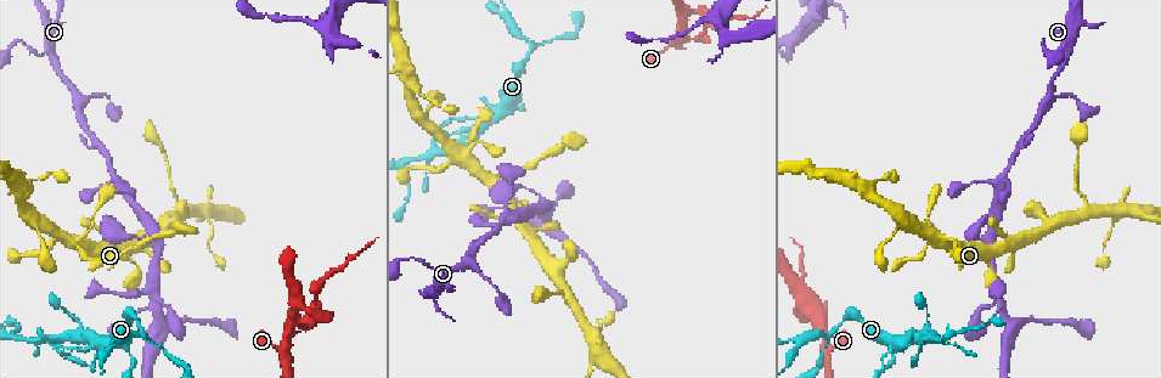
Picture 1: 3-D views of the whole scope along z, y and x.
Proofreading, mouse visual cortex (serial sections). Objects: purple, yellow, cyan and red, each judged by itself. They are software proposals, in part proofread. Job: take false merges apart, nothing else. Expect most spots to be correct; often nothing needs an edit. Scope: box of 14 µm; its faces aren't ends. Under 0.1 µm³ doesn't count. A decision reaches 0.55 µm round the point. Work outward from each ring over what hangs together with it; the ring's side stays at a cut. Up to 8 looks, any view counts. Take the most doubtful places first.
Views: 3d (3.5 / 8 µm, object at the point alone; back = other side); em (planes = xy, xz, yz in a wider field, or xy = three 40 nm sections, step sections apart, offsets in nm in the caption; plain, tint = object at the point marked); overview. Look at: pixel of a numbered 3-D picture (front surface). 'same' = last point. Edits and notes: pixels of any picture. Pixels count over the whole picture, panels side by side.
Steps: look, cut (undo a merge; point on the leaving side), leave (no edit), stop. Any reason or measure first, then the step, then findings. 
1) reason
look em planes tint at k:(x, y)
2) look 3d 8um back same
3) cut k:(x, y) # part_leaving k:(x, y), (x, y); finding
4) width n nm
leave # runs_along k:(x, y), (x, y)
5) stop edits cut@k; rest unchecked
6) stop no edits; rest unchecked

arms part here
look 3d 3.5um at 1:(532, 48)

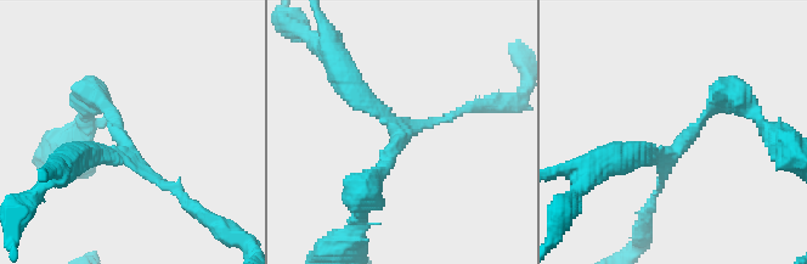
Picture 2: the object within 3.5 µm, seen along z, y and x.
arms 3; arm_widths 100, 200, 350 nm
look em xy step 3 tint at 2:(402, 130)

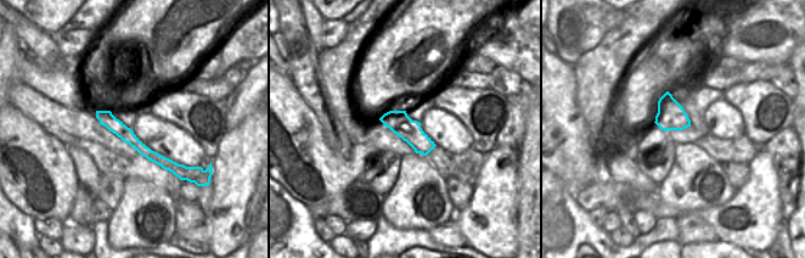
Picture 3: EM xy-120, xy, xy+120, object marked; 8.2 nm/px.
width 180 nm
leave # runs_along 2:(720, 99), (673, 155), (611, 158); all the same cell

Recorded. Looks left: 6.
abrupt turn
look 3d 3.5um back at 1:(427, 265)

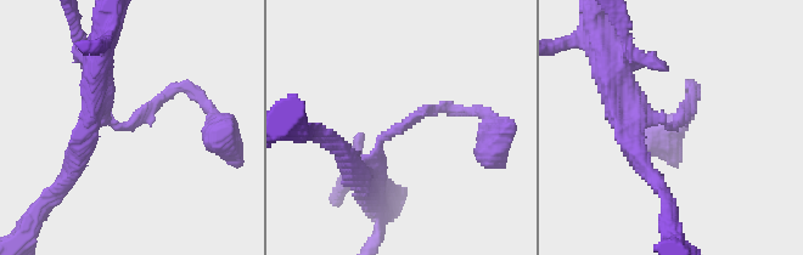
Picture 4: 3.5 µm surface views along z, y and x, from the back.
look em xy step 2 tint at 4:(676, 127)

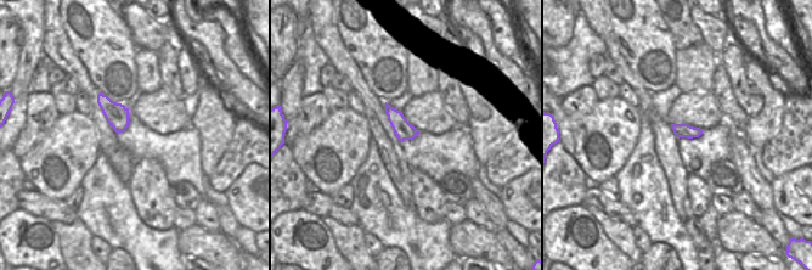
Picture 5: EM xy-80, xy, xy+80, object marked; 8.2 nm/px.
leave # continuous, no second cell

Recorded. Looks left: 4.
look 3d 3.5um at 1:(820, 321)

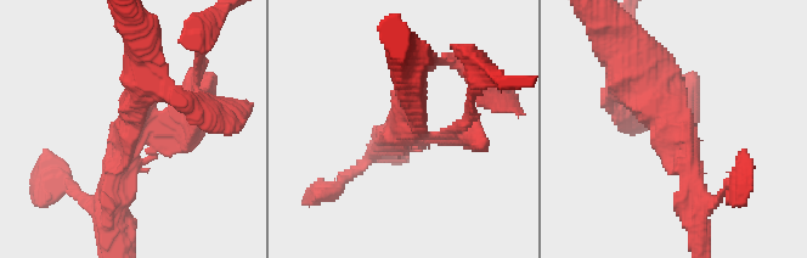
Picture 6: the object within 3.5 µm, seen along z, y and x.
arms 3; arm_widths 250, 300, 400 nm
look em xy step 1 tint at 6:(133, 131)

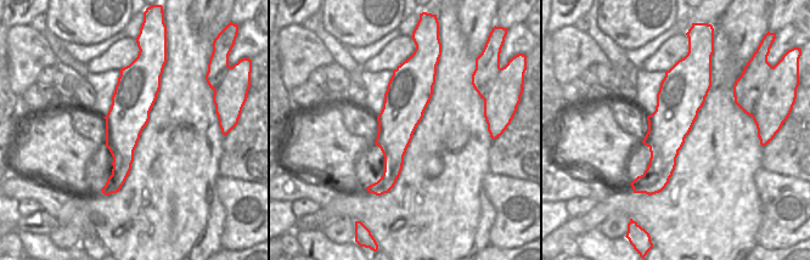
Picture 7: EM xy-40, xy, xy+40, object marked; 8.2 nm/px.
another direction
look em xy step 3 tint same

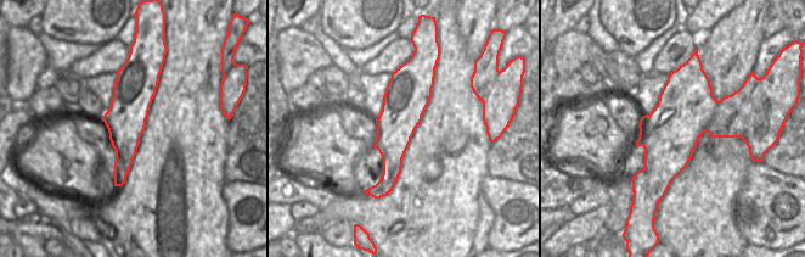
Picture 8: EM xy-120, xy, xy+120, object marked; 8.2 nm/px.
cut 6:(198, 135) # part_leaving 6:(435, 139), (466, 133), (469, 95); a second cell is stuck on

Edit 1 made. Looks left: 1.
stop edits cut@6; rest unchecked

